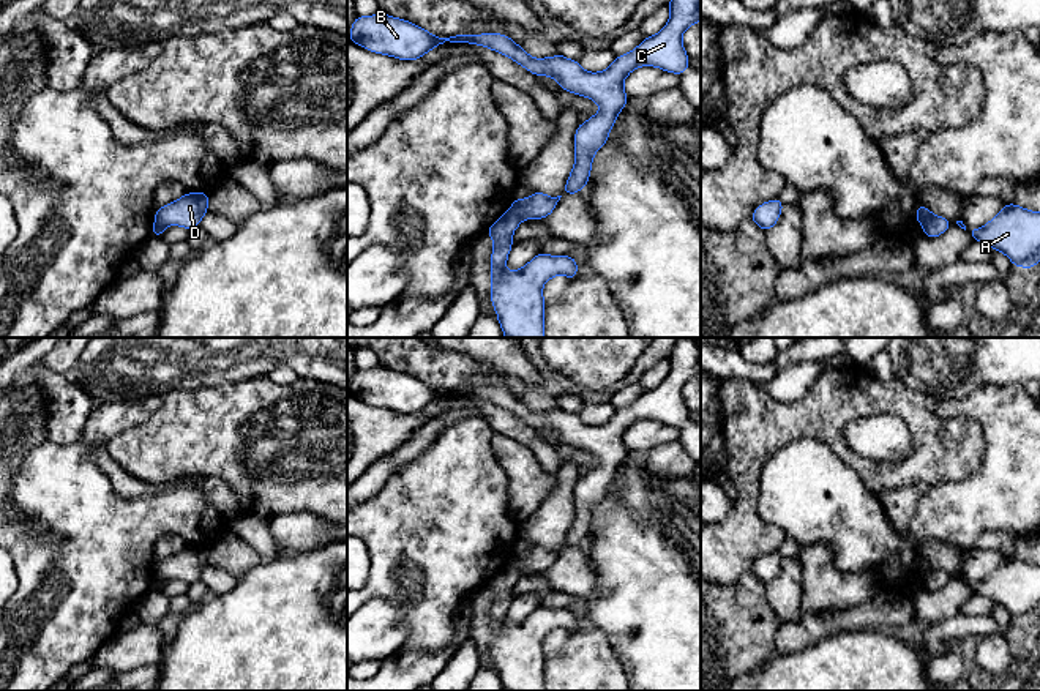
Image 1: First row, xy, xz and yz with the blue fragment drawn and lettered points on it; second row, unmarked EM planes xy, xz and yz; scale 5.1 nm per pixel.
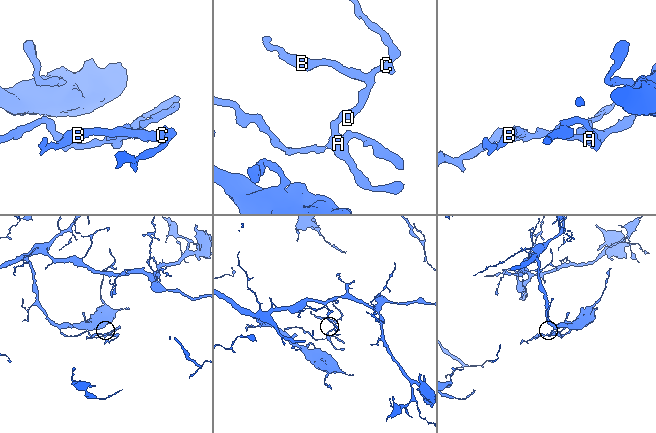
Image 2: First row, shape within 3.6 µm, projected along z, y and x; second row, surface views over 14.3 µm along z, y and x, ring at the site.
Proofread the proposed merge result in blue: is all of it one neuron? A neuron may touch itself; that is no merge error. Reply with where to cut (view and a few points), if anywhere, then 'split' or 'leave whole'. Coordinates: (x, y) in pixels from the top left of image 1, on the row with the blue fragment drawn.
cut in xz along (510, 209), (521, 220); split

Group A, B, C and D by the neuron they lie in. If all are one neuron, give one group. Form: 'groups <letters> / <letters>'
groups A / B C D

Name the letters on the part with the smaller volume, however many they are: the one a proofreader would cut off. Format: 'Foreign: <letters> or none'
Foreign: B, C, D

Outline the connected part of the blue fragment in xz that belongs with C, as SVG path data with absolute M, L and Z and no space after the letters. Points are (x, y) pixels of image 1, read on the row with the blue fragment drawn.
M671 0L669 21L655 36L644 41L625 55L617 55L612 65L601 73L587 73L579 62L563 55L532 58L521 46L502 33L456 35L442 38L406 21L387 16L357 16L349 39L374 52L399 60L418 60L445 41L467 43L489 47L510 57L535 76L549 76L560 88L600 104L600 112L581 123L574 133L576 161L567 180L563 194L578 194L587 183L593 155L606 144L611 128L628 103L623 90L625 77L639 66L657 66L680 76L688 69L690 57L682 44L683 32L701 21L701 0Z

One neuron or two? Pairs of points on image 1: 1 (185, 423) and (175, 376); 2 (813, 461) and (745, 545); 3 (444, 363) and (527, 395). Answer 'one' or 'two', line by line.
1: two
2: two
3: one

